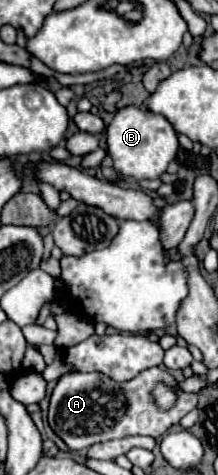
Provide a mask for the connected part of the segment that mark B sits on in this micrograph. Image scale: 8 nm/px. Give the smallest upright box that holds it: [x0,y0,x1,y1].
[106,105,178,179]

